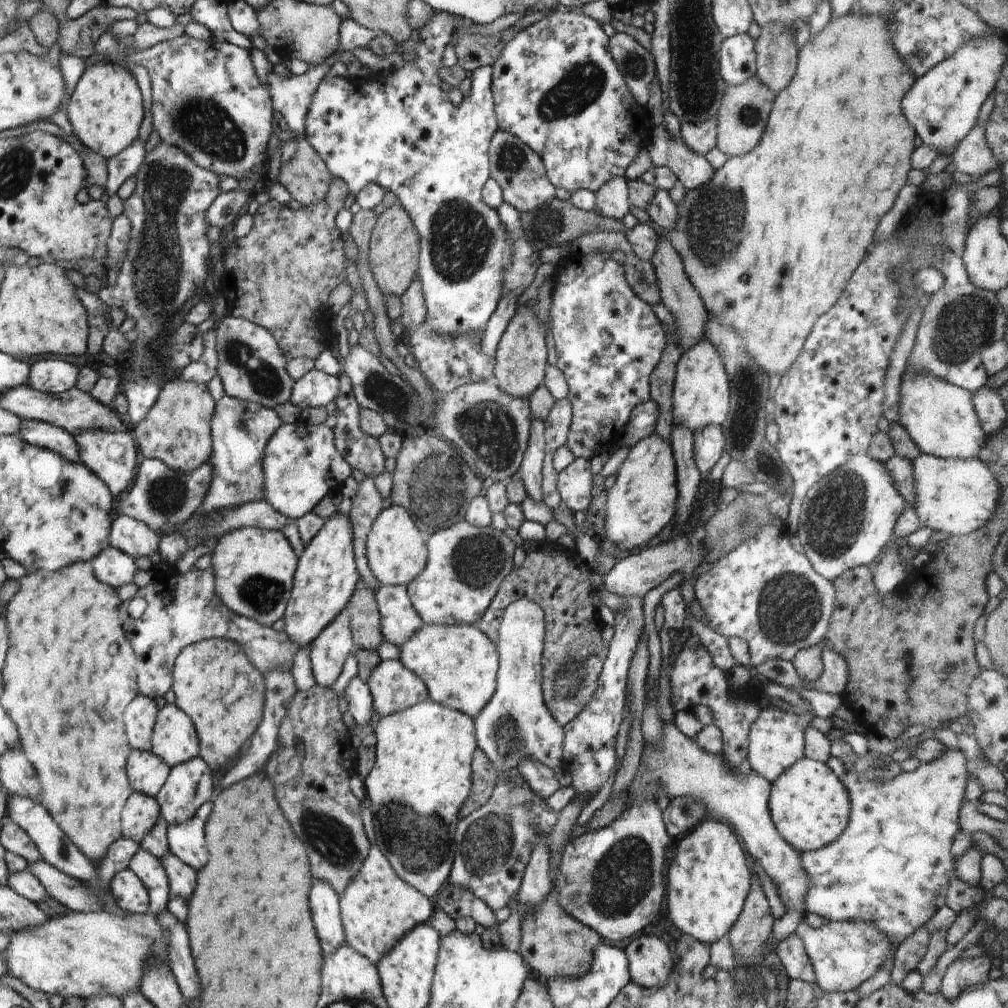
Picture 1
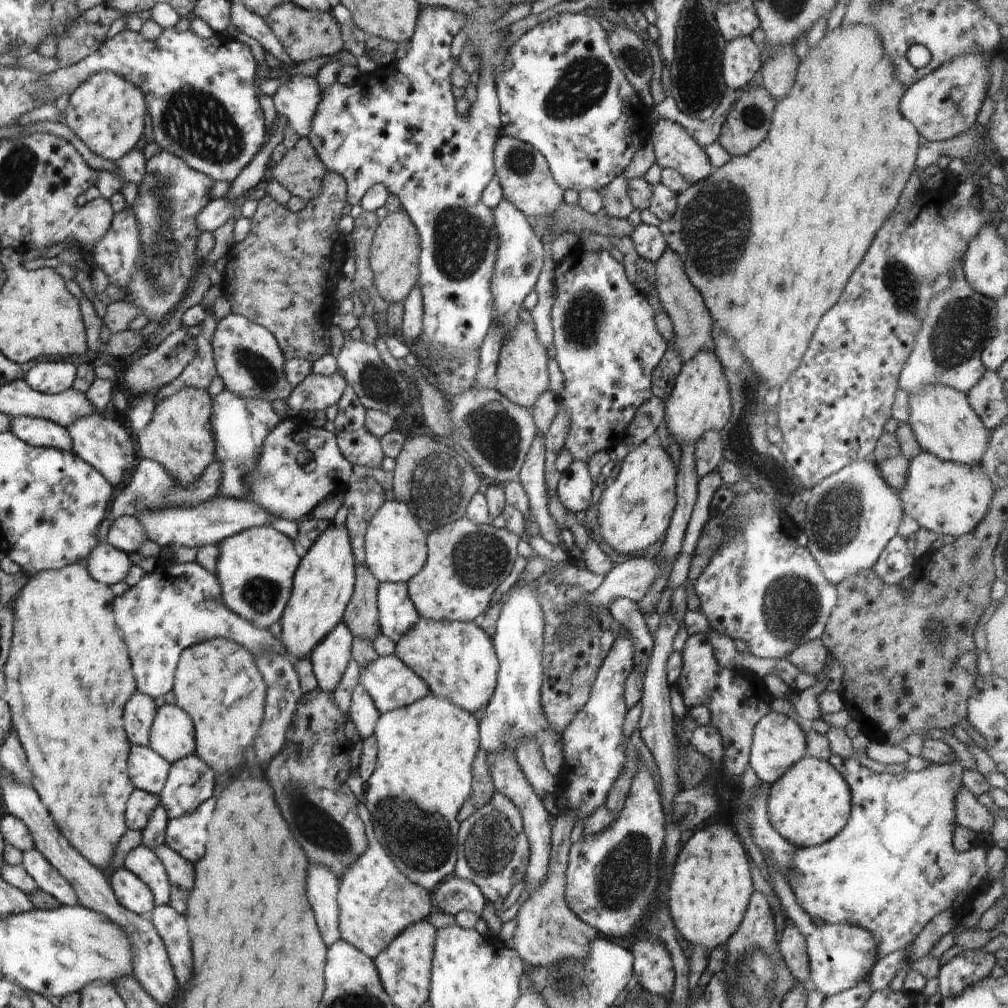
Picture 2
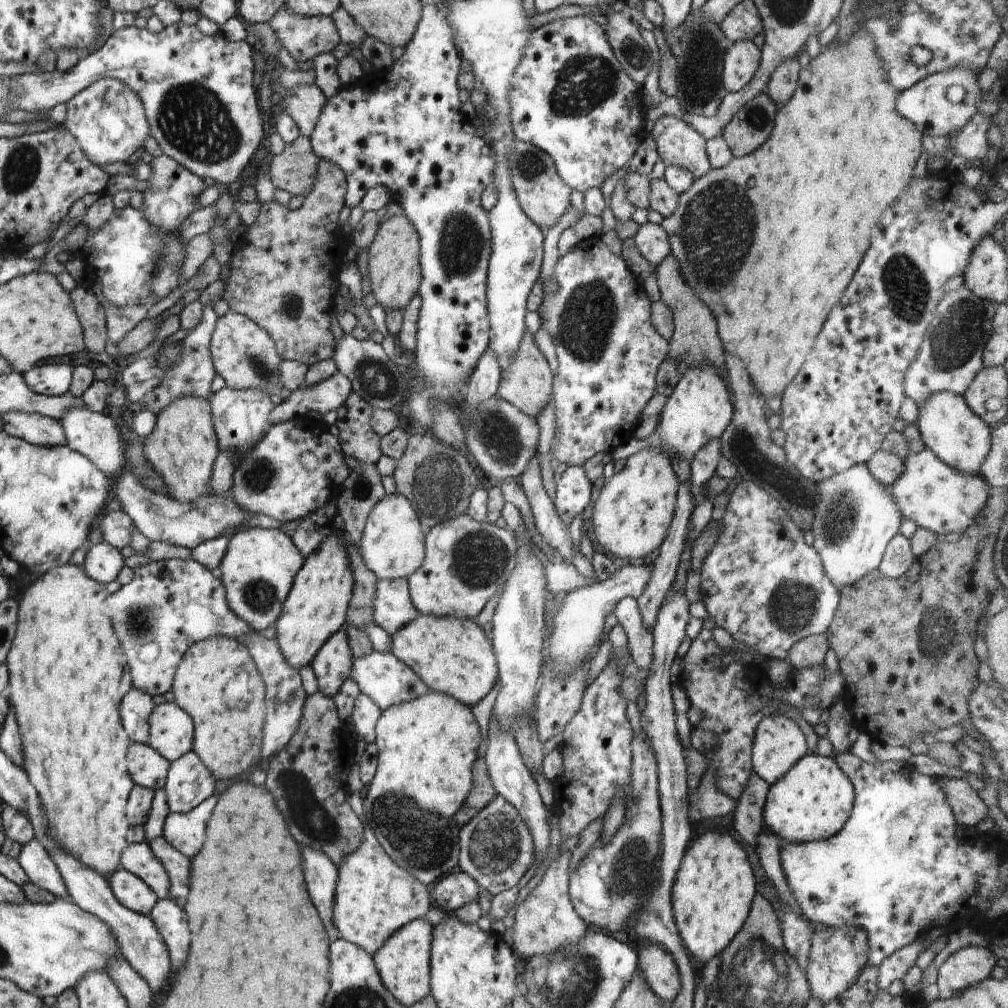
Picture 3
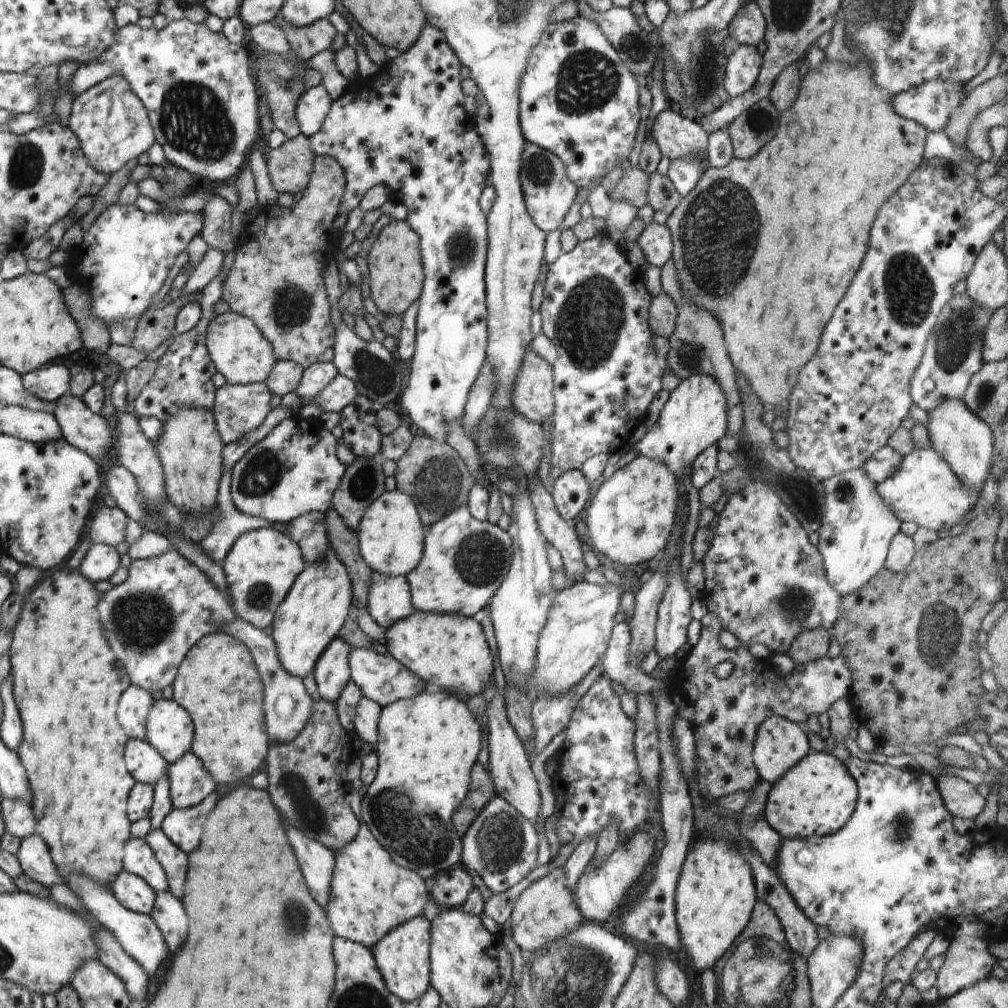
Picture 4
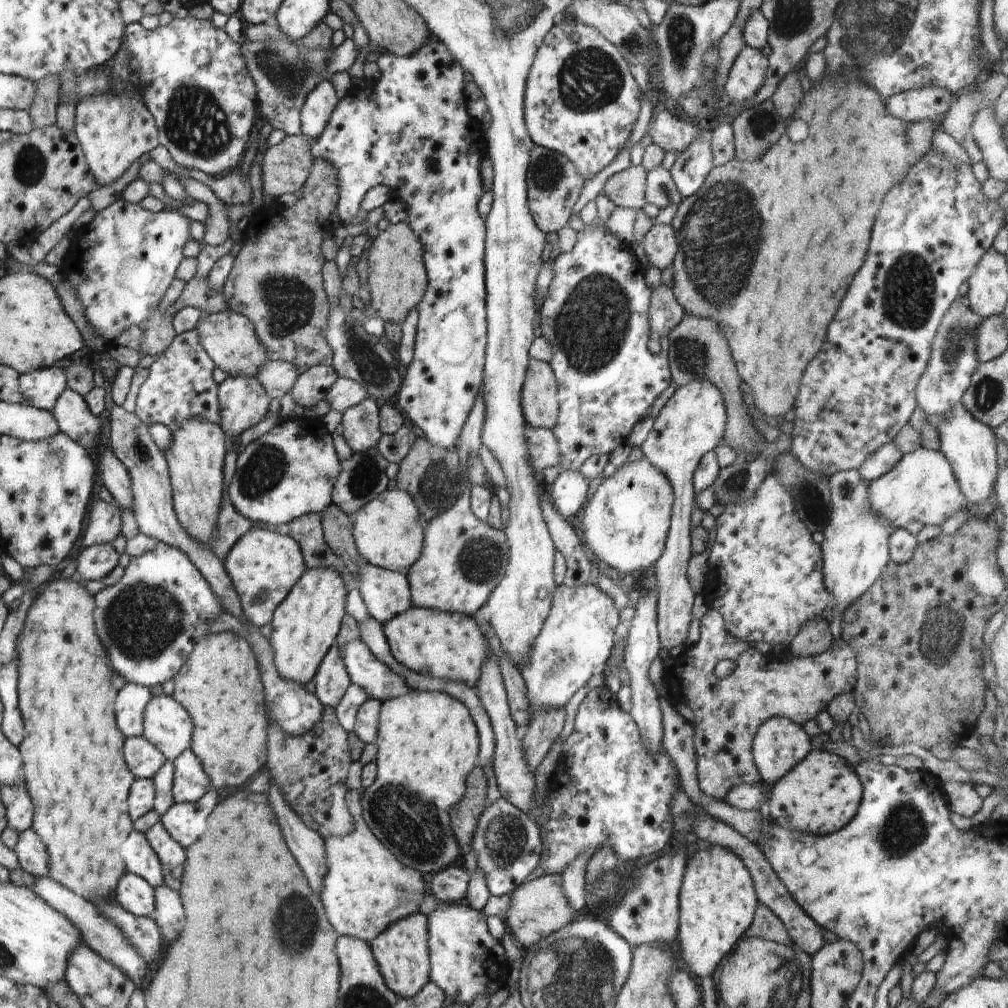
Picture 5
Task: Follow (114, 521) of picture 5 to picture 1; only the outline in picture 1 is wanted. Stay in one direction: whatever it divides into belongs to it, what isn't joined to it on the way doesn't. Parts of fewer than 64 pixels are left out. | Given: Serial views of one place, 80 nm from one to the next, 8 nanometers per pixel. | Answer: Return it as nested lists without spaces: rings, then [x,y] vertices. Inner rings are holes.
[[[118,515],[111,529],[110,546],[121,550],[134,560],[140,556],[150,556],[160,550],[161,537],[149,525],[133,517]]]

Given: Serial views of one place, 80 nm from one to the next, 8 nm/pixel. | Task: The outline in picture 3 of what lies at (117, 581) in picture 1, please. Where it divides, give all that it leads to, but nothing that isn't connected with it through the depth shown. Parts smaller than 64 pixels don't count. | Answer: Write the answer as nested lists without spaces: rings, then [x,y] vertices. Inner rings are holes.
[[[103,541],[93,544],[87,550],[84,564],[81,567],[94,580],[108,584],[117,580],[116,577],[123,566],[125,566],[125,558],[119,549]]]

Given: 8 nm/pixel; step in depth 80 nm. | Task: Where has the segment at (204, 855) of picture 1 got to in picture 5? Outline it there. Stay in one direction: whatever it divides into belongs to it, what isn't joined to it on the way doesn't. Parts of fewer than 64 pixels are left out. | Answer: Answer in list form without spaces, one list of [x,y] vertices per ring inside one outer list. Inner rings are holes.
[[[210,788],[193,803],[174,803],[159,822],[167,833],[184,849],[194,844],[206,832],[206,818],[218,804],[217,789]]]

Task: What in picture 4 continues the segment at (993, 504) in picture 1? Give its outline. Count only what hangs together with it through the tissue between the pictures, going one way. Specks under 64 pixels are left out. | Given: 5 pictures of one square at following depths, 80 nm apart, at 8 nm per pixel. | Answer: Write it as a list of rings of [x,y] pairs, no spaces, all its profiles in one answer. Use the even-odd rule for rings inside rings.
[[[914,447],[902,456],[899,469],[890,478],[878,483],[876,490],[883,502],[895,512],[898,520],[914,521],[919,527],[935,531],[951,529],[960,524],[982,499],[980,492],[962,484],[950,465],[932,447]]]

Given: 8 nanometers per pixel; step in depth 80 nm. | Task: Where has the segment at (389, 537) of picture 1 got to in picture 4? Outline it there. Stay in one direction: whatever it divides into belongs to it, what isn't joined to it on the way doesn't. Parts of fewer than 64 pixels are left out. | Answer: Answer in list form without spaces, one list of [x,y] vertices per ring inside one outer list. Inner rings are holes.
[[[384,491],[362,515],[358,530],[358,548],[364,562],[377,573],[406,576],[421,561],[425,529],[414,501],[403,492]]]

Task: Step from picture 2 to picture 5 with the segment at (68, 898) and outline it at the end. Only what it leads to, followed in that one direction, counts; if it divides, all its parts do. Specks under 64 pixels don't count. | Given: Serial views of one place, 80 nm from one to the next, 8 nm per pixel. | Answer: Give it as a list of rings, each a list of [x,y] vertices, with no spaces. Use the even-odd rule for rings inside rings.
[[[32,828],[19,834],[13,851],[17,853],[22,868],[28,874],[32,874],[36,879],[50,877],[49,856],[46,847]]]

